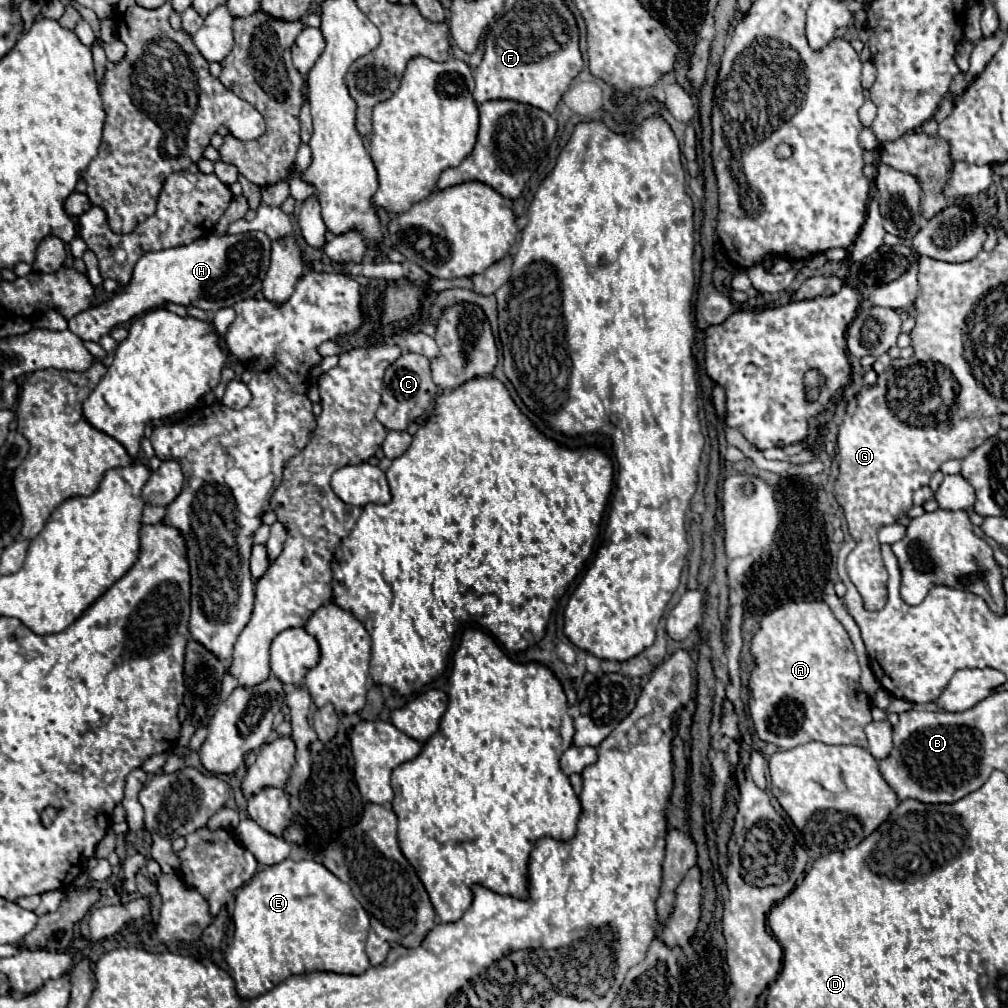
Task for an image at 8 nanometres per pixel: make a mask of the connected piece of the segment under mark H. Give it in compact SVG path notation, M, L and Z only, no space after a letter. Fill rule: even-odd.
M246 231L224 237L208 235L190 245L144 253L136 263L132 281L126 289L106 303L74 315L68 319L68 327L82 341L98 341L118 323L126 323L148 309L160 307L164 301L194 305L204 311L218 311L250 297L262 297L262 281L270 267L270 243L272 241L268 241L266 233Z

